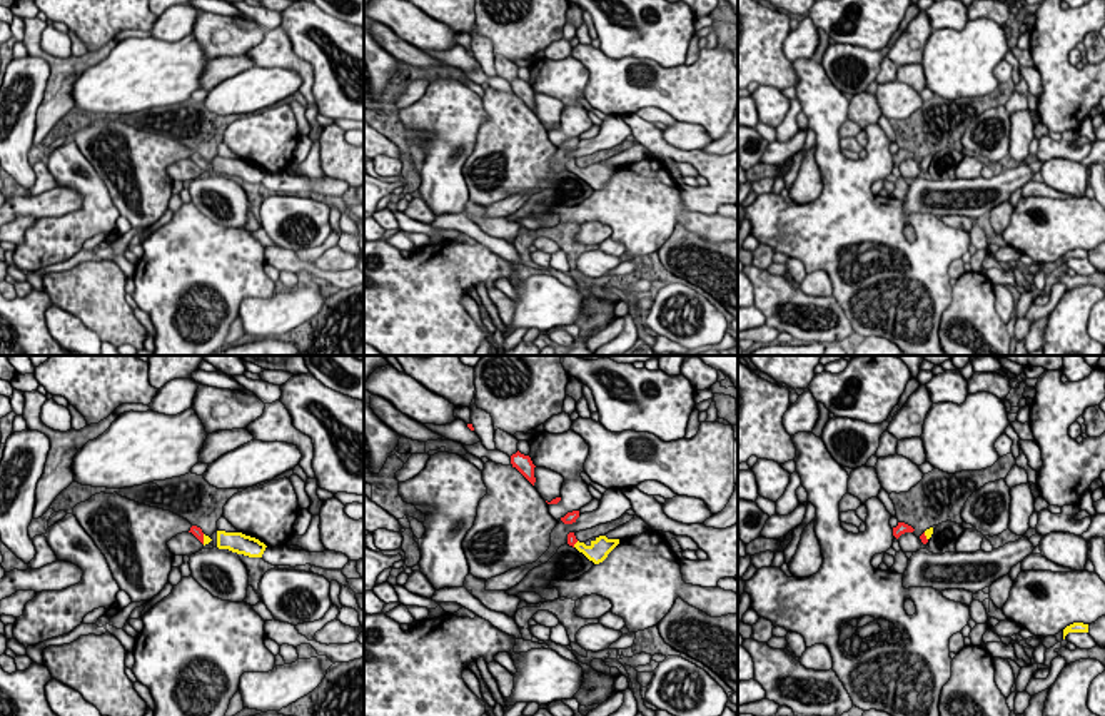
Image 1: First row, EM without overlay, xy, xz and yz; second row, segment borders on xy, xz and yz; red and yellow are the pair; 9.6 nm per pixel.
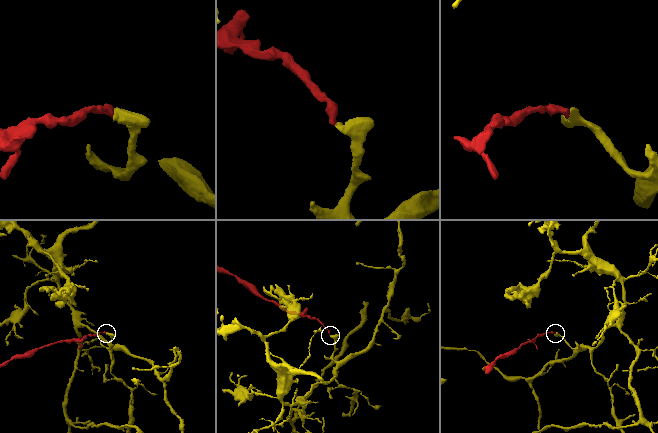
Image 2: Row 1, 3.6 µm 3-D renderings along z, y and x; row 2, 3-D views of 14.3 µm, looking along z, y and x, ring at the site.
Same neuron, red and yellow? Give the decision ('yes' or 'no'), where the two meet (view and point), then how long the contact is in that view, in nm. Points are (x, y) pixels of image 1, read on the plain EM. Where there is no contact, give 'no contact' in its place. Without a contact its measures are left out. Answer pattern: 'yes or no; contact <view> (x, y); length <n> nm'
yes; contact xy (202, 166); length 100 nm

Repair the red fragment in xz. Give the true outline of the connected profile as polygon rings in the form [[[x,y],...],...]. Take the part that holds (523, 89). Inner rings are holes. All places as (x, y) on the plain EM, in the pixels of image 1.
[[[519,77],[511,82],[511,90],[516,93],[532,112],[536,108],[534,103],[534,90],[529,82],[521,80]]]

